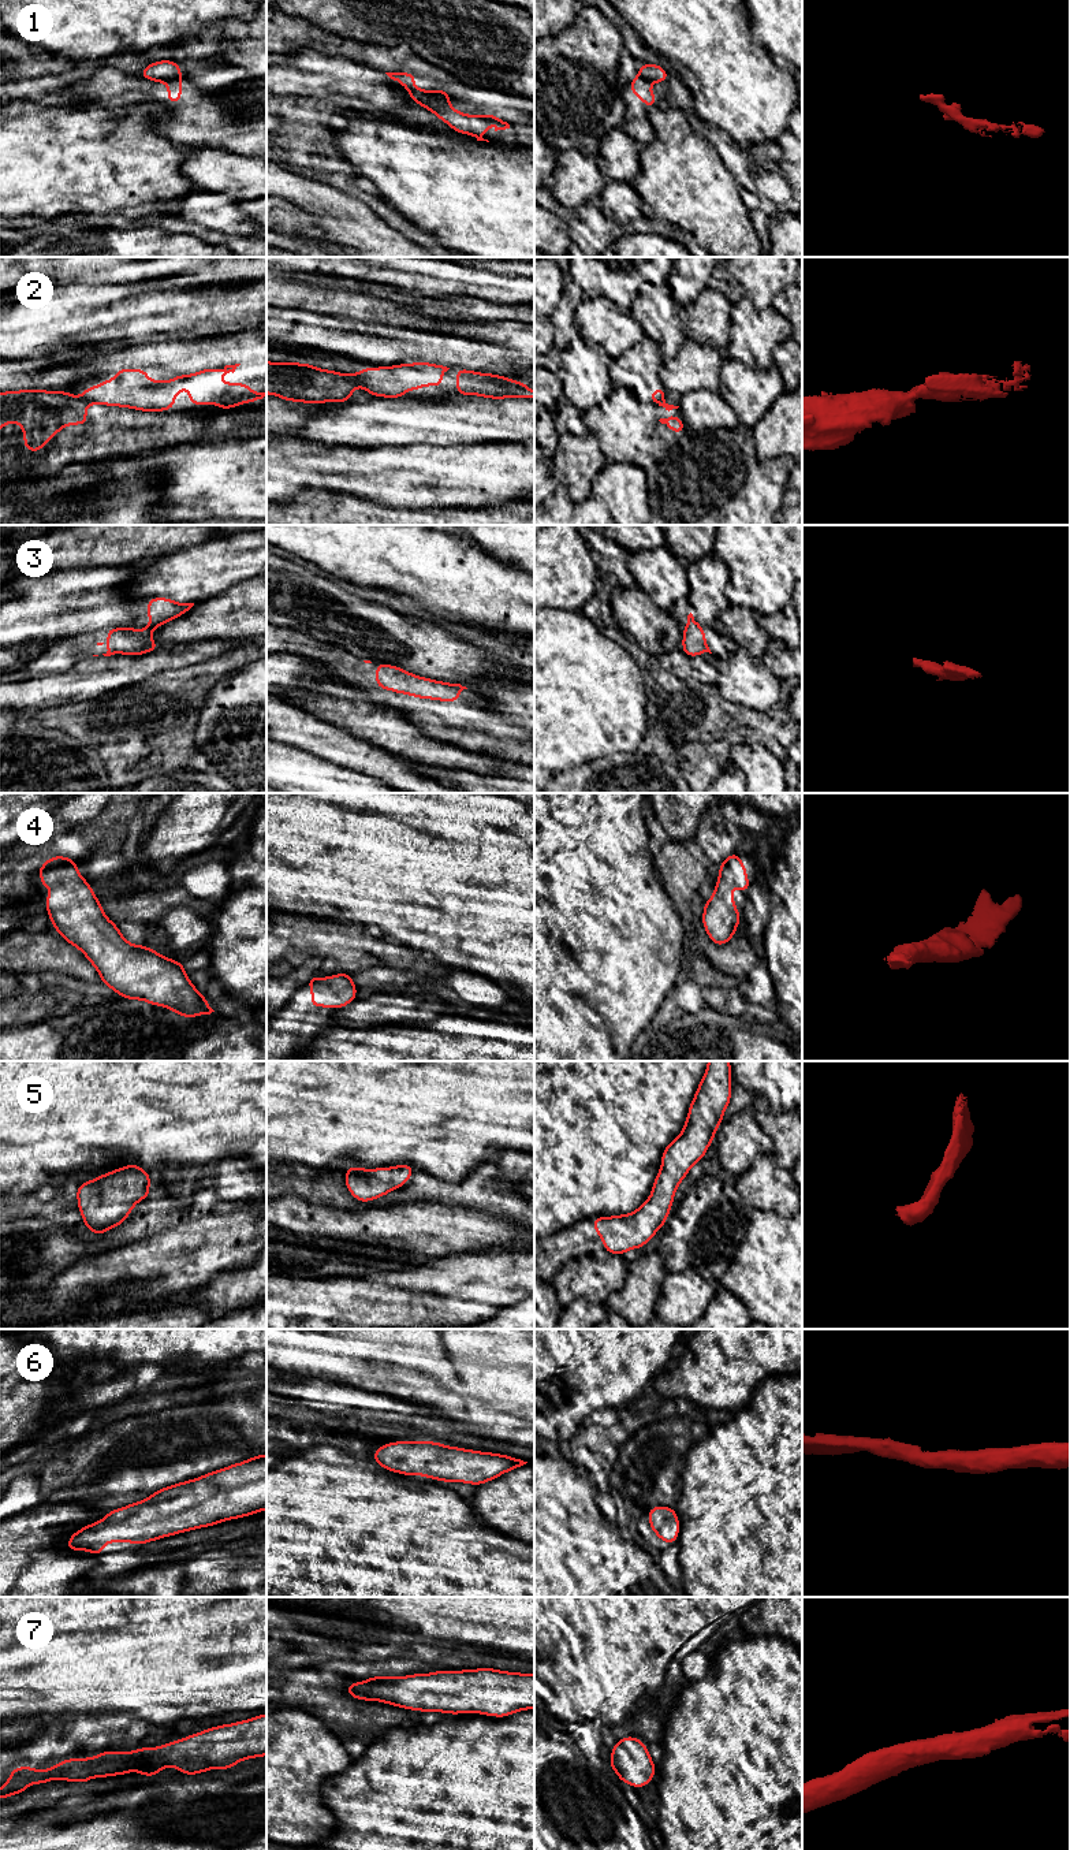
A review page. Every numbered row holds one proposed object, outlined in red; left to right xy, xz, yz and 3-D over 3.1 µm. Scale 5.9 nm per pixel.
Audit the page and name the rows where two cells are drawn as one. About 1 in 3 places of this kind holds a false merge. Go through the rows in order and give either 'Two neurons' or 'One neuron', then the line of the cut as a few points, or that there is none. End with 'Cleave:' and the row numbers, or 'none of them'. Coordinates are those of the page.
1: Two neurons. Split along xy (181, 77), (174, 77), (164, 82)
2: Two neurons. Split along xz (349, 375), (360, 384)
3: One neuron. No split
4: One neuron. No split
5: One neuron. No split
6: One neuron. No split
7: One neuron. No split
Cleave: 1, 2

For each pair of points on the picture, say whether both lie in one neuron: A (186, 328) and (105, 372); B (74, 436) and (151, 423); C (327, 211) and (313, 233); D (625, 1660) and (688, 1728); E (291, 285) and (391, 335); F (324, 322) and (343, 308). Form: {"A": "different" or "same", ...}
{"A": "different", "B": "same", "C": "different", "D": "different", "E": "different", "F": "different"}

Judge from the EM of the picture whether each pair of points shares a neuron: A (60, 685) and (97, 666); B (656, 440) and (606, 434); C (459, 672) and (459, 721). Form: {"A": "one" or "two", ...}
{"A": "one", "B": "one", "C": "two"}

